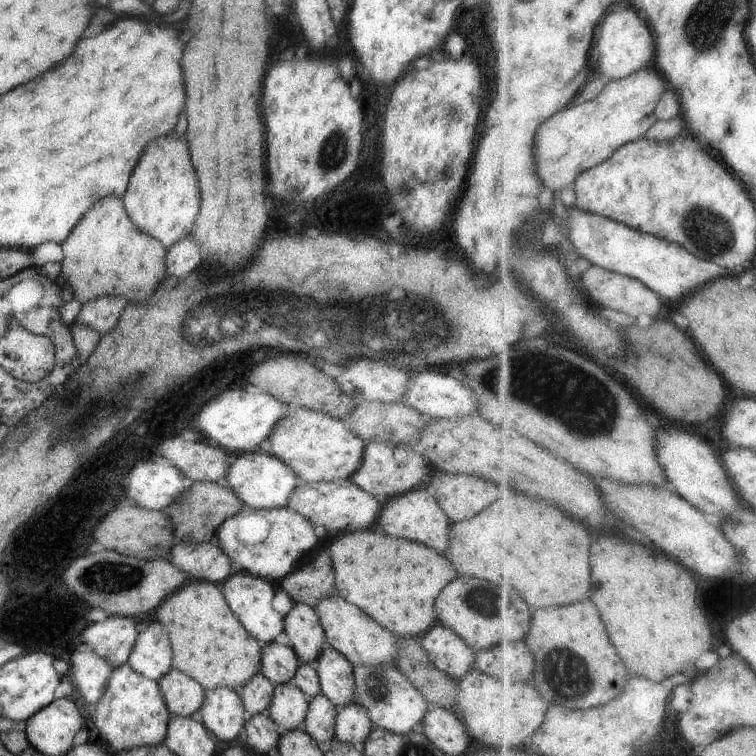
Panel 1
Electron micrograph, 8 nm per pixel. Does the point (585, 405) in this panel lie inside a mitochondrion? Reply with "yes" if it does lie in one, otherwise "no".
yes

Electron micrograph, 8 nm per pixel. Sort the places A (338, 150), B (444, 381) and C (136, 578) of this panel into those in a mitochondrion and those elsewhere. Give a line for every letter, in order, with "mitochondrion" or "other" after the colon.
A: mitochondrion
B: other
C: mitochondrion

